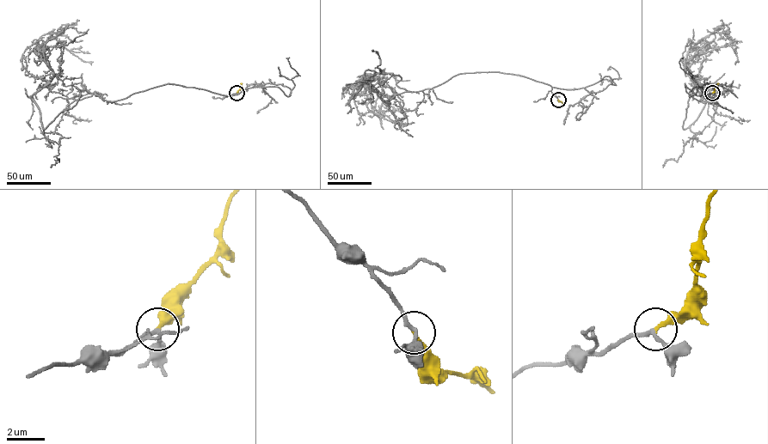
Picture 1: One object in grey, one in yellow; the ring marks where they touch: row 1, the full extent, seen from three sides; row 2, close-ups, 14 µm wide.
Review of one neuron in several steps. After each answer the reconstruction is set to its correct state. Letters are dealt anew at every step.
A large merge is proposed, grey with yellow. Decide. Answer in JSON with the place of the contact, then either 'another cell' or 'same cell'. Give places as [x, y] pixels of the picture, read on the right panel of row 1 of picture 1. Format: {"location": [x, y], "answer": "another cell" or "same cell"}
{"location": [712, 93], "answer": "same cell"}

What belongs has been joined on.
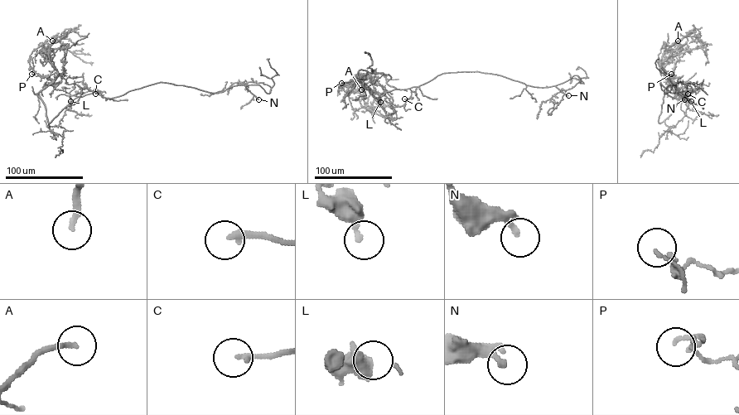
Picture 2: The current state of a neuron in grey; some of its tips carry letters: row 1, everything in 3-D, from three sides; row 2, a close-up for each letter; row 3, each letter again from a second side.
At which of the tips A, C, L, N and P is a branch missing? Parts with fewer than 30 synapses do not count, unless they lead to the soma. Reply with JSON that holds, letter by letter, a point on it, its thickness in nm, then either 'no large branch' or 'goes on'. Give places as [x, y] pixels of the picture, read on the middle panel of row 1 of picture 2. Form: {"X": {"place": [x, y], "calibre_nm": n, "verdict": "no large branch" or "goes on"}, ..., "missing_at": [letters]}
{"A": {"place": [361, 89], "calibre_nm": 190, "verdict": "no large branch"}, "C": {"place": [404, 98], "calibre_nm": 200, "verdict": "goes on"}, "L": {"place": [380, 102], "calibre_nm": 280, "verdict": "no large branch"}, "N": {"place": [568, 95], "calibre_nm": 200, "verdict": "no large branch"}, "P": {"place": [341, 83], "calibre_nm": 120, "verdict": "no large branch"}, "missing_at": ["C"]}

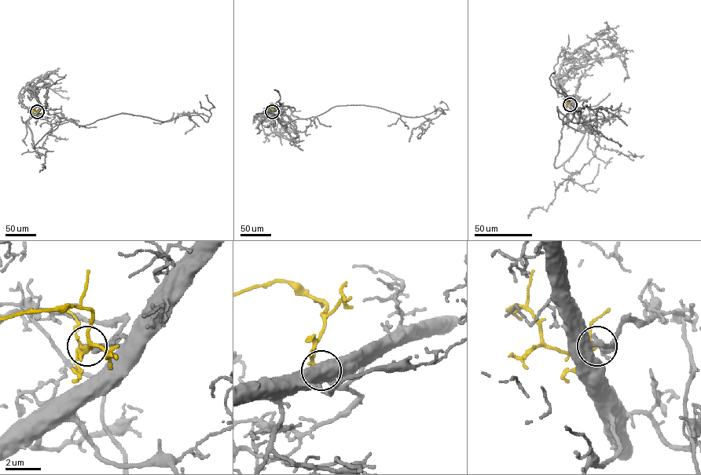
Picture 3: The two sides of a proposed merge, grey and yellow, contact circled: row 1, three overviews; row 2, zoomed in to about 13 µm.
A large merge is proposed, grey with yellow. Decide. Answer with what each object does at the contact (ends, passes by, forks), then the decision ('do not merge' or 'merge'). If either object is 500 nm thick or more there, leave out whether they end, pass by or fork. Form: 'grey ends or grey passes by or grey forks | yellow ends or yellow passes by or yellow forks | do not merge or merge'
grey ends | yellow forks | merge

